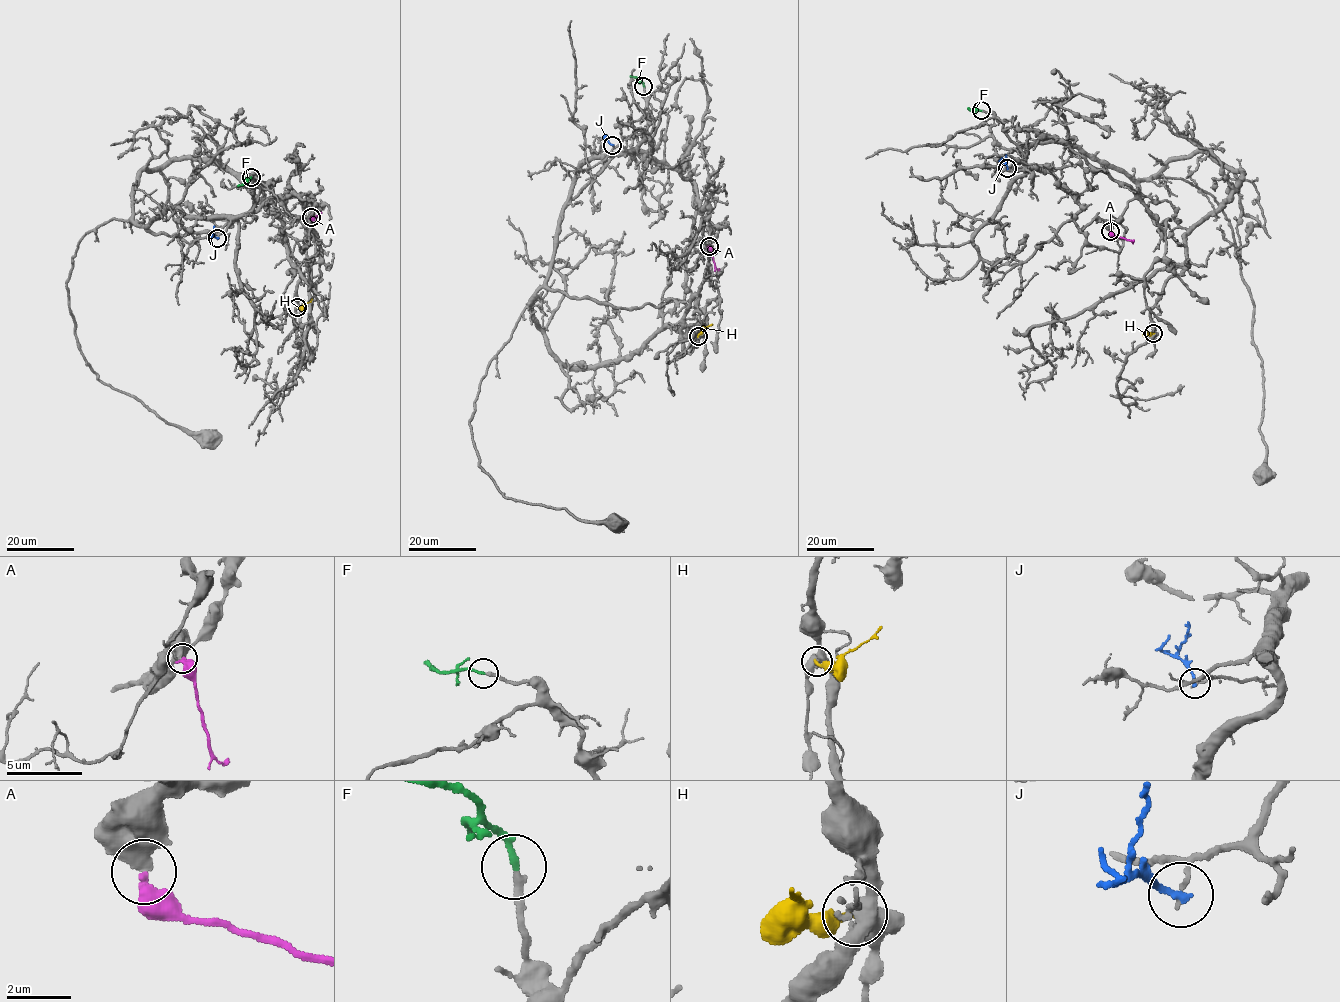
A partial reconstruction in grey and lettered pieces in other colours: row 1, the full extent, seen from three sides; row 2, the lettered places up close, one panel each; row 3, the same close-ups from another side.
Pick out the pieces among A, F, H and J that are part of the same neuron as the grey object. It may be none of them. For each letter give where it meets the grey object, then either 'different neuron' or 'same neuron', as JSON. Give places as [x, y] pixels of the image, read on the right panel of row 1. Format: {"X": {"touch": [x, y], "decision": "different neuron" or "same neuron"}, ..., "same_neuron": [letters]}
{"A": {"touch": [1110, 231], "decision": "same neuron"}, "F": {"touch": [981, 110], "decision": "same neuron"}, "H": {"touch": [1153, 333], "decision": "different neuron"}, "J": {"touch": [1007, 168], "decision": "different neuron"}, "same_neuron": ["A", "F"]}

